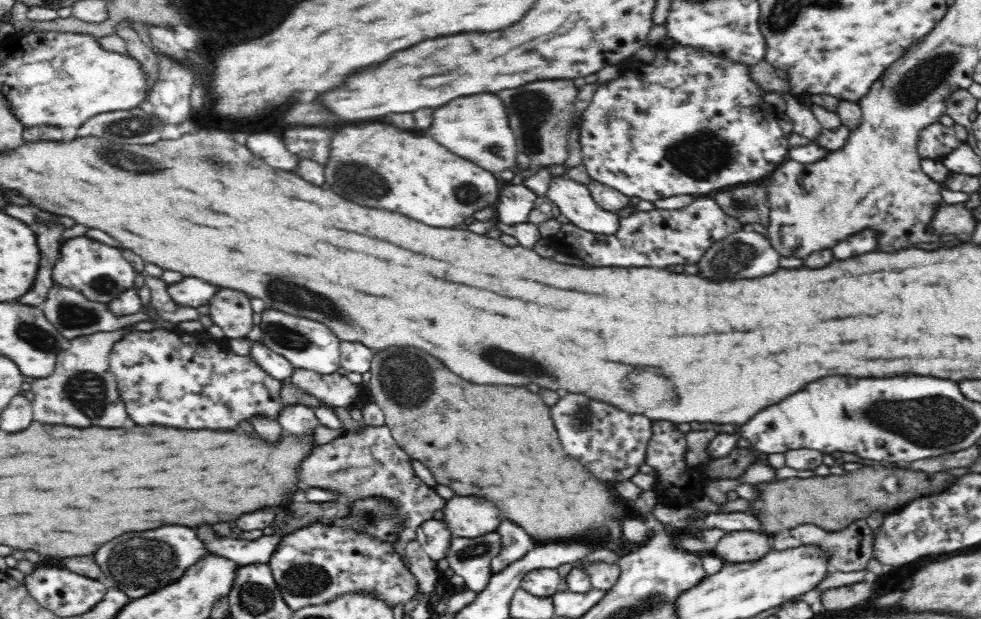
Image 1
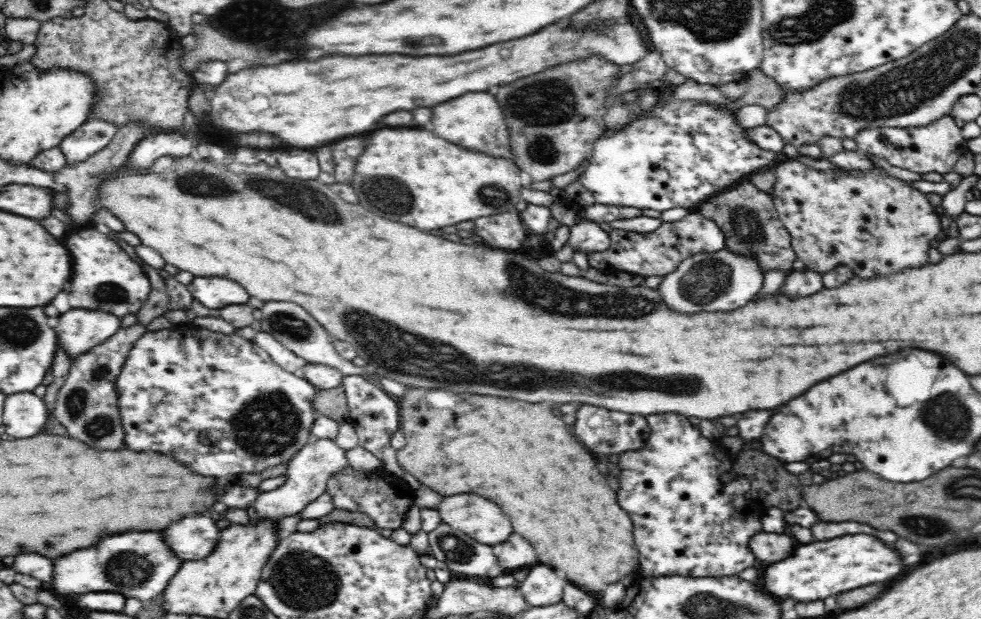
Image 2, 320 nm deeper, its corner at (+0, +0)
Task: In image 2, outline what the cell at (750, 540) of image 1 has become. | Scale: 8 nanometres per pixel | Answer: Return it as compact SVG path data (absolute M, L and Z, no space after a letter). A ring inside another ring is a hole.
M764 531L751 538L749 549L758 560L774 562L774 560L782 560L782 556L790 556L790 552L794 552L794 540L786 534L770 534L770 532Z

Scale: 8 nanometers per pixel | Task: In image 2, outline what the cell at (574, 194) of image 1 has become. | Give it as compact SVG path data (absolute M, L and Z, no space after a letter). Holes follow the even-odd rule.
M577 221L570 227L569 240L568 244L574 250L580 250L584 254L604 252L606 248L610 248L609 234L594 221Z

